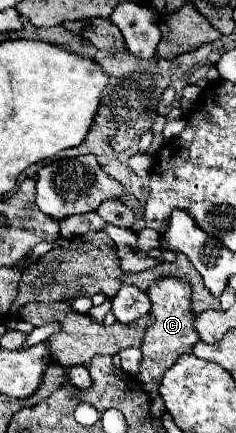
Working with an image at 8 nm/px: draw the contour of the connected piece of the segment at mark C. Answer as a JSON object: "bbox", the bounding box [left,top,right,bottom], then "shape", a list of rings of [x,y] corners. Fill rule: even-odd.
{"bbox":[138,277,198,399],"shape":[[[160,277],[154,279],[148,287],[148,297],[152,301],[150,317],[152,323],[146,327],[146,335],[142,339],[142,363],[138,367],[138,381],[150,399],[158,397],[158,387],[162,383],[162,375],[168,367],[172,367],[180,355],[192,353],[194,343],[198,343],[198,333],[194,333],[194,311],[192,311],[192,287],[188,281],[178,277]]]}

